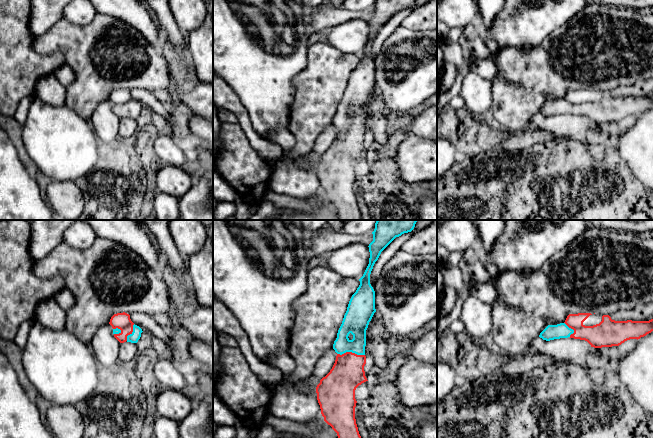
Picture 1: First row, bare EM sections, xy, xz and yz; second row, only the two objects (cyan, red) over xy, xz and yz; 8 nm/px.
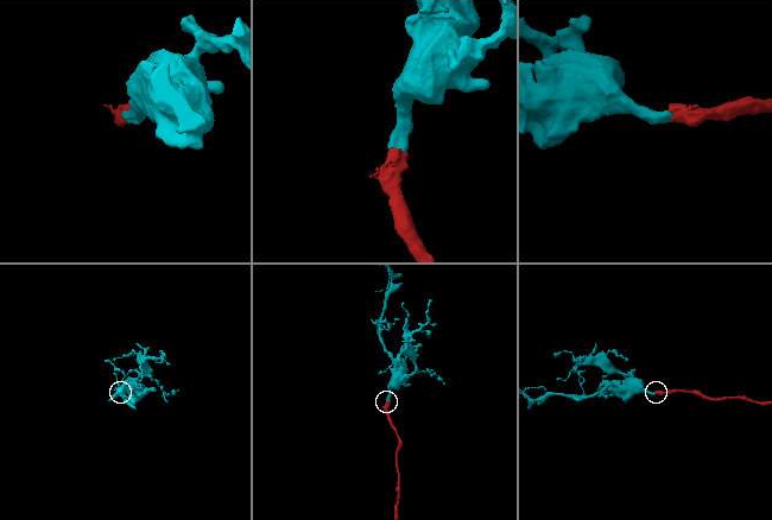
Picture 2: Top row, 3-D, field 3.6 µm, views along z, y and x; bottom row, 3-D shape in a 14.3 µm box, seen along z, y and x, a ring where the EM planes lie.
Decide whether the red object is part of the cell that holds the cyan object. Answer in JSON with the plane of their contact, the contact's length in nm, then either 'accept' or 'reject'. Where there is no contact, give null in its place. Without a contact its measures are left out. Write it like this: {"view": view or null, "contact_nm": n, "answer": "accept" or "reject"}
{"view": "xz", "contact_nm": 240, "answer": "accept"}

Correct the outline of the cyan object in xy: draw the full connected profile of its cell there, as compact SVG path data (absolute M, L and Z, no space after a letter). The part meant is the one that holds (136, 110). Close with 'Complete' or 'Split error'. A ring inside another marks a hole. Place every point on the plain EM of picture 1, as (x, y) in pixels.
M123 88L114 90L109 100L113 104L114 113L120 118L131 118L137 119L141 113L142 105L135 101L131 95L130 91Z. Split error

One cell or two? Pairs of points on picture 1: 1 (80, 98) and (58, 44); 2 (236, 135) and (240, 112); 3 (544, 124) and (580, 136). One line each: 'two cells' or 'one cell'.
1: one cell
2: two cells
3: one cell

